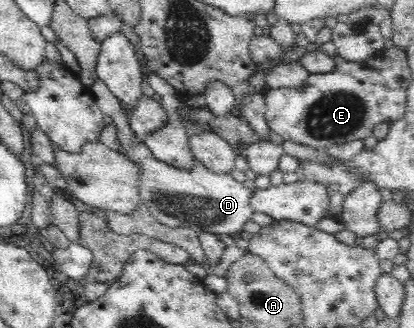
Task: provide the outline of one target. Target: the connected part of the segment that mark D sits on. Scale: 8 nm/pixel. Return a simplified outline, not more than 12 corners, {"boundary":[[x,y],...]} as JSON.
{"boundary":[[89,87],[141,166],[140,197],[169,227],[239,235],[249,189],[200,161],[177,169],[152,156],[117,97]]}

